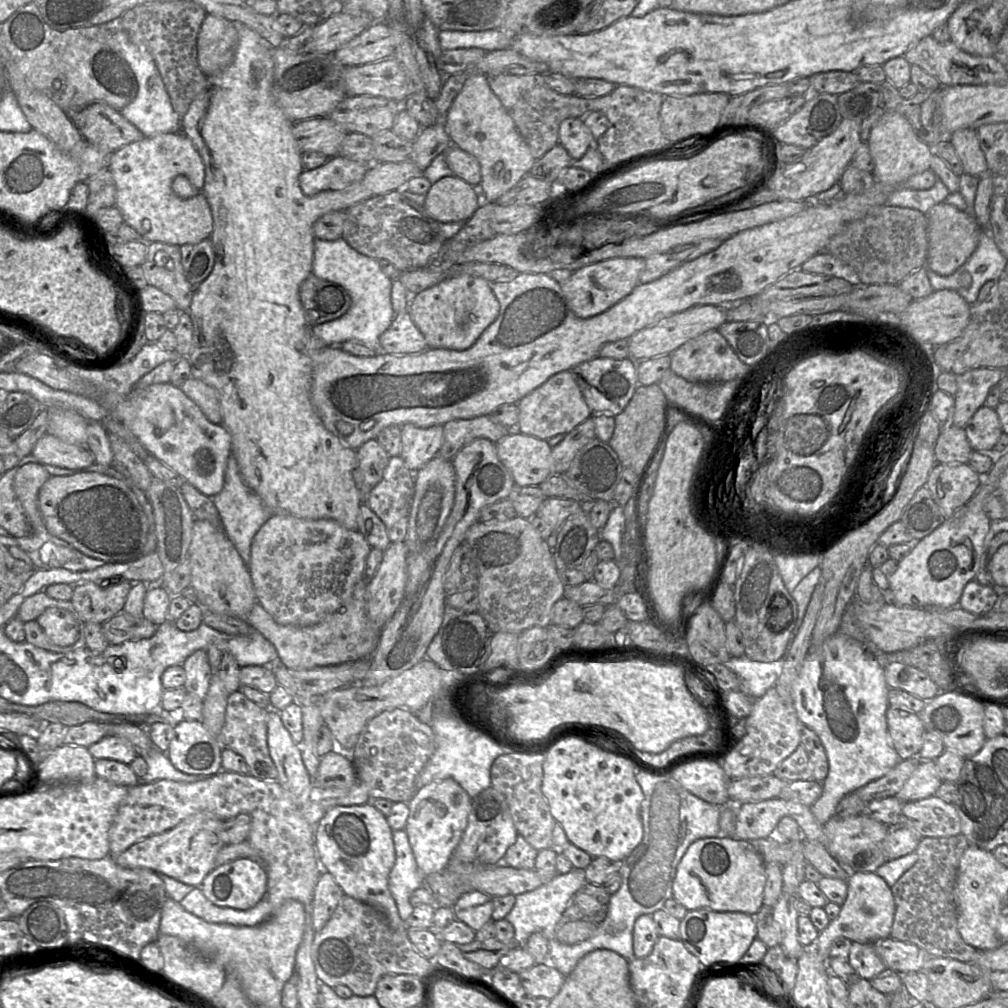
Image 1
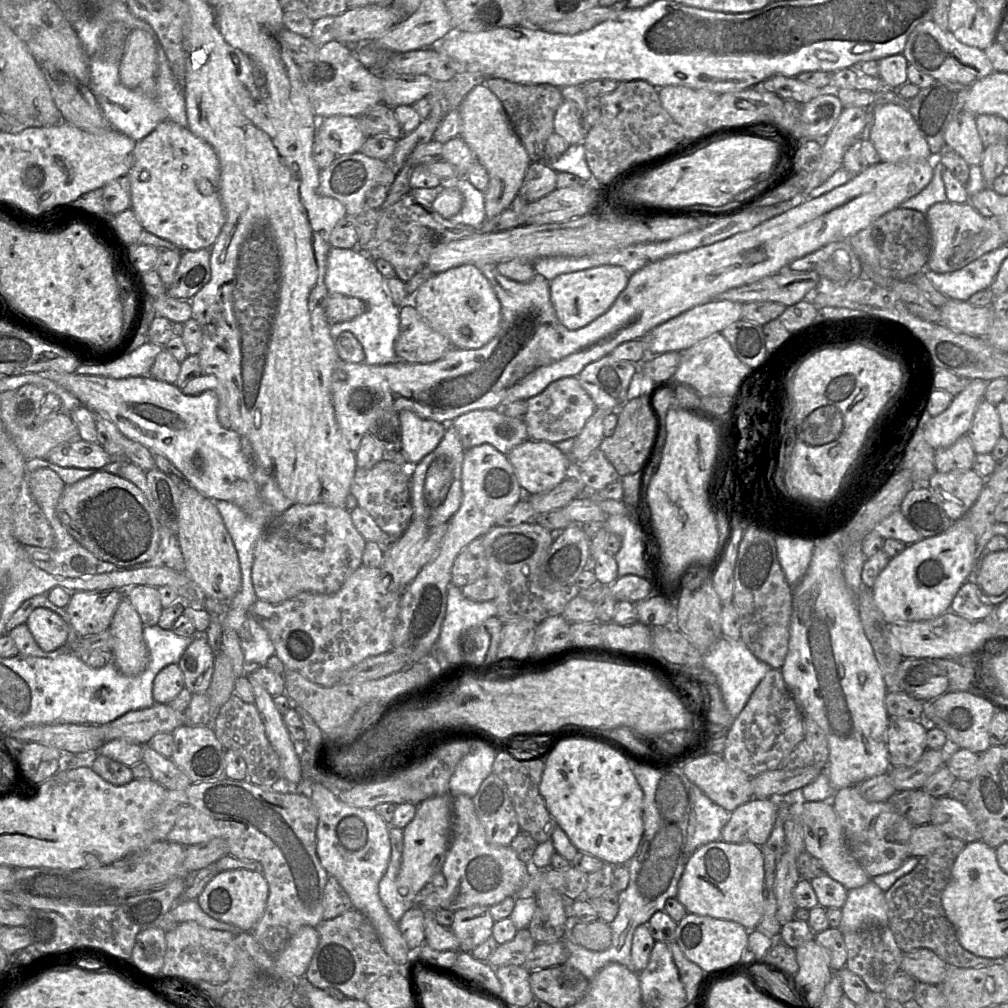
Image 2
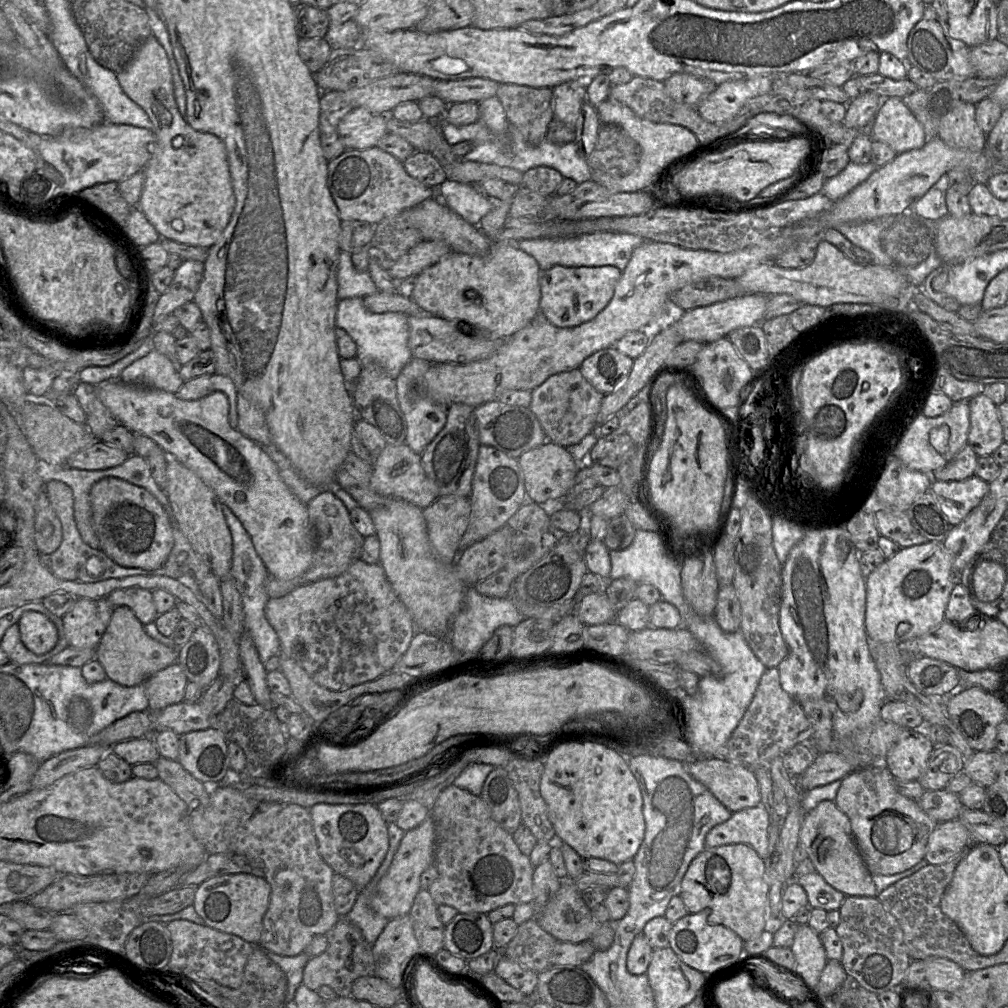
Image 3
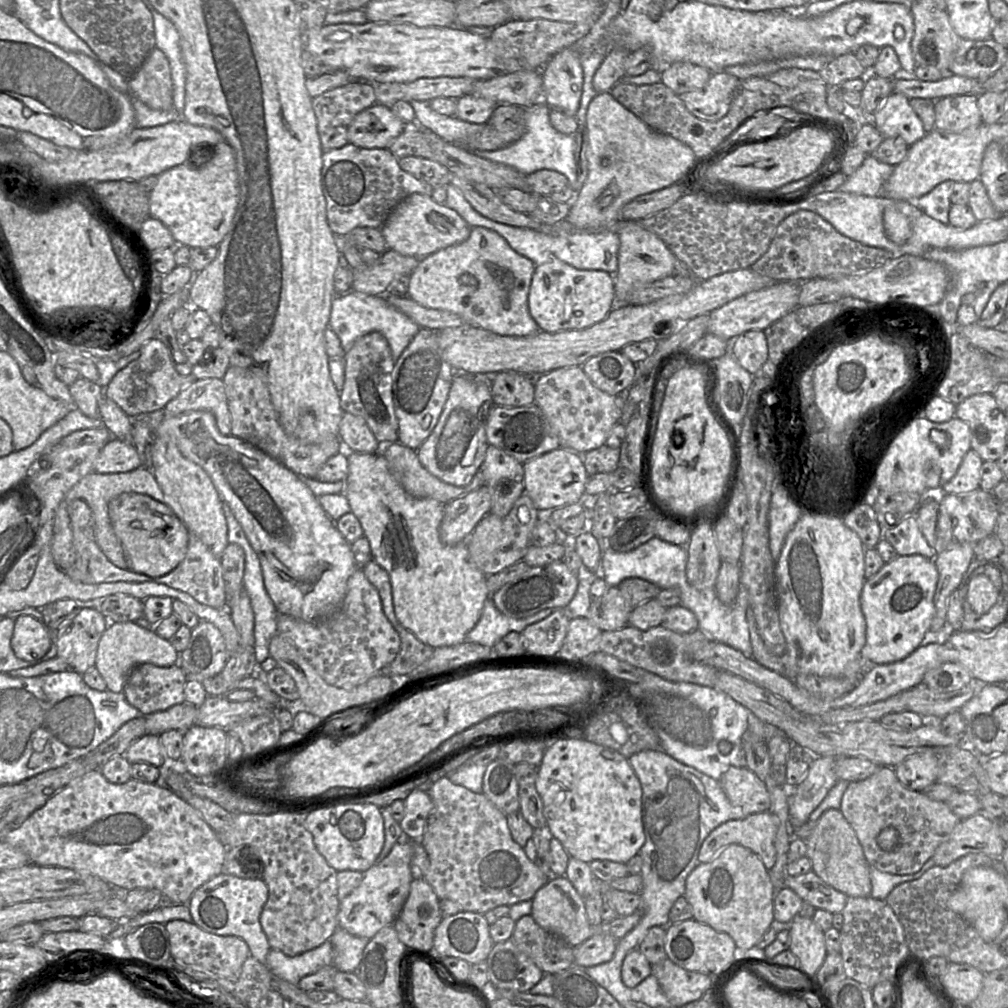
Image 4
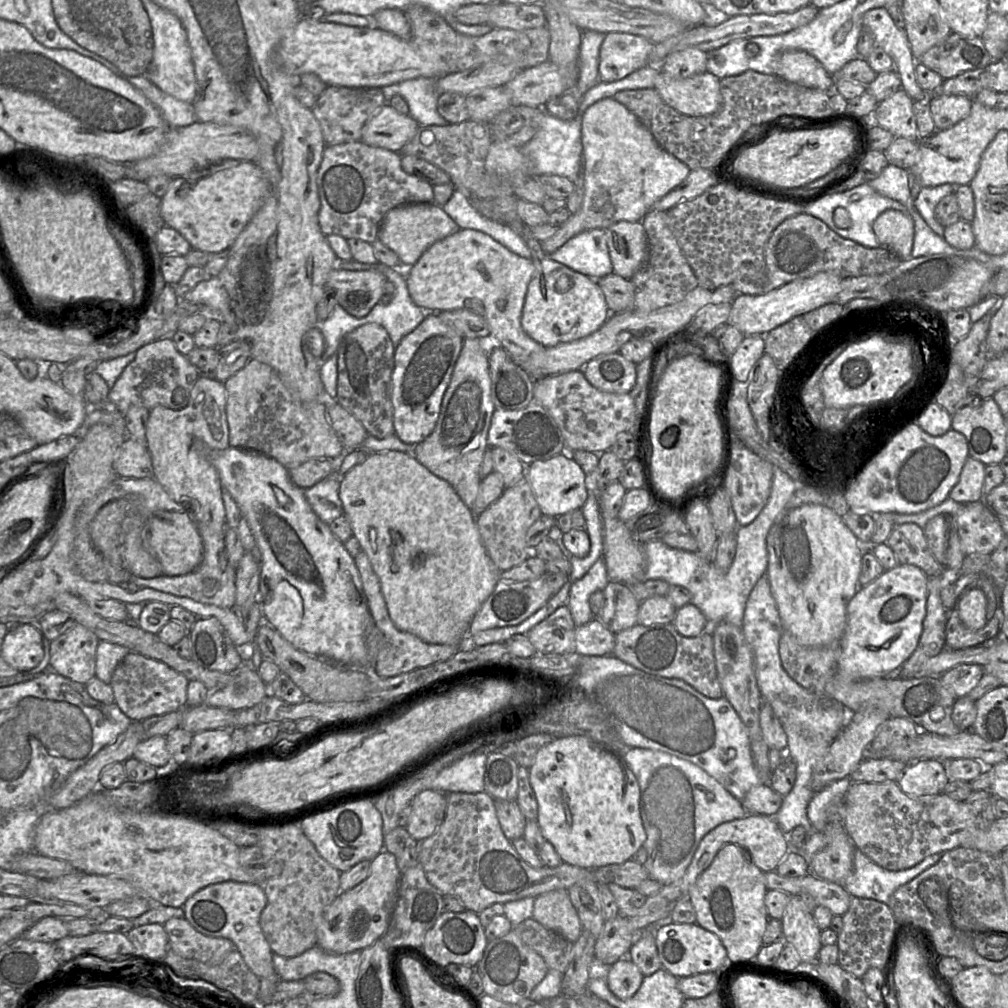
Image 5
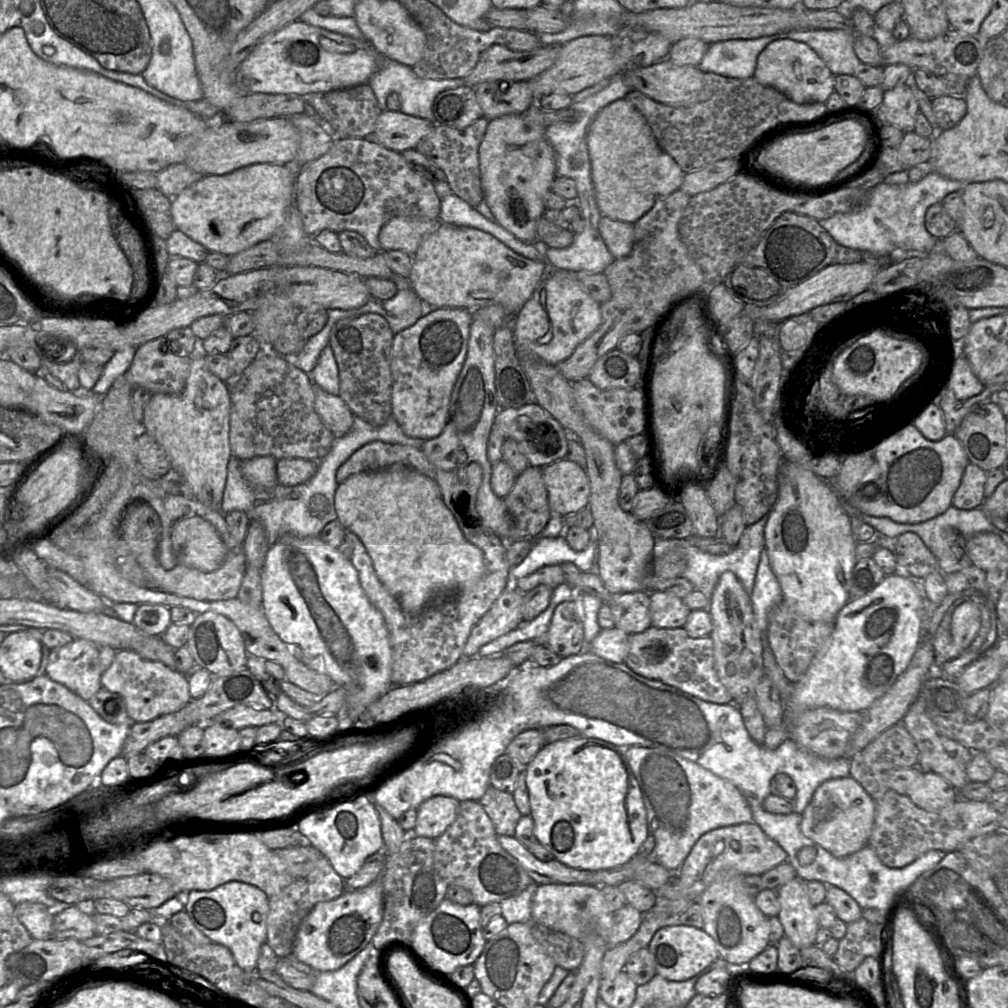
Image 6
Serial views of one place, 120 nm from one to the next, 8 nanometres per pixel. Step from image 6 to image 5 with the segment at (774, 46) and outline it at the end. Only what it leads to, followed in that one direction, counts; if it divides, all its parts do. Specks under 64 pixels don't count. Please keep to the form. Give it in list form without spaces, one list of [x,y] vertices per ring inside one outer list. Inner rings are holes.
[[[785,50],[777,55],[776,75],[808,88],[834,89],[833,76],[812,55],[802,50]]]

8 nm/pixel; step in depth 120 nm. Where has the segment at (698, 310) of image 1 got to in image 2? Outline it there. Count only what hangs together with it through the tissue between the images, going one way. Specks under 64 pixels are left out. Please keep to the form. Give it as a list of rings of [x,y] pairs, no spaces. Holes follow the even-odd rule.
[[[713,299],[661,323],[641,338],[647,355],[657,356],[665,352],[684,351],[714,333],[721,333],[727,326],[742,319],[743,304],[725,299]]]

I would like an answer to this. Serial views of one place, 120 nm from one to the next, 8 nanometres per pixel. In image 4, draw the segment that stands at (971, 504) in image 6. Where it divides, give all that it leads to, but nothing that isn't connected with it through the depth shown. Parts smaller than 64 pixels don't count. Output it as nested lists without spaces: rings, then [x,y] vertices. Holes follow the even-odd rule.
[[[970,449],[953,478],[942,486],[942,491],[947,494],[959,494],[980,488],[982,463],[979,455]]]

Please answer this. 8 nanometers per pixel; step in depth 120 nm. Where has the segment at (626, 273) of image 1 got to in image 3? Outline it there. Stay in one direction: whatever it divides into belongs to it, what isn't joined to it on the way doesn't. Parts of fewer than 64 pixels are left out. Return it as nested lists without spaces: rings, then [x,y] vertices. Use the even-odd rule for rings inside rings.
[[[554,265],[541,271],[539,312],[554,326],[579,326],[596,317],[611,301],[622,272],[614,266],[568,267]]]

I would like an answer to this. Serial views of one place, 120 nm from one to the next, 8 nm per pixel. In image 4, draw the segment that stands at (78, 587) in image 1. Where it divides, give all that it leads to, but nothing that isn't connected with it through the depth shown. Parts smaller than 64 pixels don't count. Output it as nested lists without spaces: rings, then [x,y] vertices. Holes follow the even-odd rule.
[[[82,606],[75,618],[63,622],[58,629],[56,656],[66,661],[70,670],[83,674],[95,666],[98,643],[109,623],[97,606]]]

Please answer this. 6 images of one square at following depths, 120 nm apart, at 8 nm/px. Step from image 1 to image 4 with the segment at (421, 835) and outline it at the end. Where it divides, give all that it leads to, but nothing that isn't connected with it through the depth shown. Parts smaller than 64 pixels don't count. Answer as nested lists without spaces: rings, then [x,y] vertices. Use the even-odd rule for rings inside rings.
[[[411,840],[398,841],[387,857],[366,872],[361,884],[340,901],[338,927],[352,935],[371,939],[382,928],[392,925],[409,895],[413,880],[410,862],[413,855]]]

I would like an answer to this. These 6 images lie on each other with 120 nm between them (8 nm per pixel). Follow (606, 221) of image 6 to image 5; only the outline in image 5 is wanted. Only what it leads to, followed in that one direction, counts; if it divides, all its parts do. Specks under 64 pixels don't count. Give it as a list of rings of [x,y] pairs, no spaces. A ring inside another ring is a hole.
[[[620,221],[605,230],[613,273],[631,279],[648,259],[648,240],[642,222]]]

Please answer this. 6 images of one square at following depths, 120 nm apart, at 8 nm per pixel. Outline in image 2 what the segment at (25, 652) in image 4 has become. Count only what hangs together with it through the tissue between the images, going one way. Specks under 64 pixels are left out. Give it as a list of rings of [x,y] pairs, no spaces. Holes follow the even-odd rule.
[[[34,609],[25,624],[38,646],[45,652],[58,649],[67,640],[68,628],[65,621],[50,609]]]

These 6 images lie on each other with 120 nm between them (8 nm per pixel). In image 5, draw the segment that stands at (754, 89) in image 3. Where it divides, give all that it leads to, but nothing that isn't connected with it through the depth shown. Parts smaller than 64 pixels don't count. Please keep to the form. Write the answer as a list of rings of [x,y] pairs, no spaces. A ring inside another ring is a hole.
[[[660,71],[654,88],[666,104],[688,116],[714,114],[723,104],[720,78],[708,71],[687,78],[673,78]]]

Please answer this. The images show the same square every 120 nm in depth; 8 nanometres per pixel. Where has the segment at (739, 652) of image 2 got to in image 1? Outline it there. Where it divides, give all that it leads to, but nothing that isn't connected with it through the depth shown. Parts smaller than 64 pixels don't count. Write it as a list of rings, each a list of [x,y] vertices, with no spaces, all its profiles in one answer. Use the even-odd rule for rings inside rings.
[[[730,657],[724,663],[741,679],[742,692],[755,699],[761,698],[770,688],[776,685],[783,669],[783,659],[774,662],[758,662],[747,658]]]

